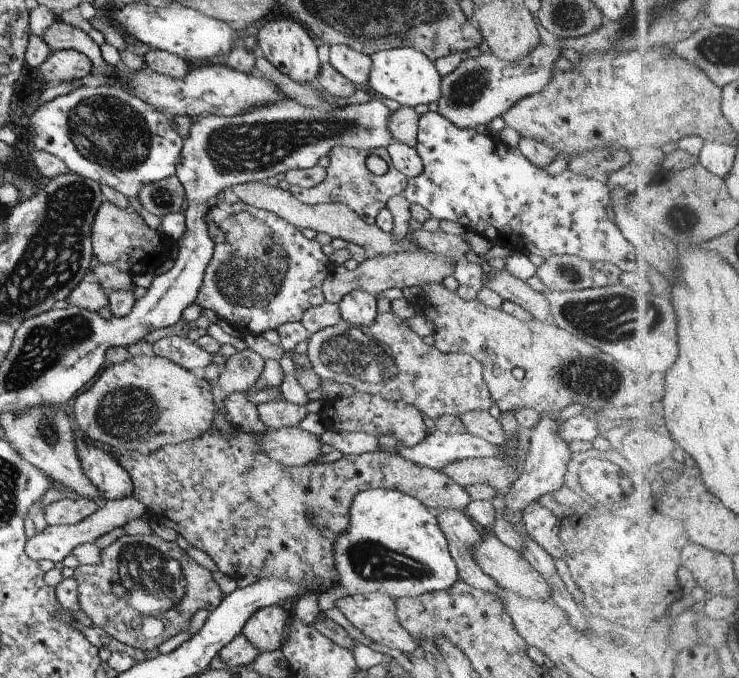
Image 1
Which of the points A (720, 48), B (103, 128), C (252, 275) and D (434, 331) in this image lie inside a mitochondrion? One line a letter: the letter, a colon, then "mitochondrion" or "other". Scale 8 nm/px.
A: mitochondrion
B: mitochondrion
C: mitochondrion
D: other

